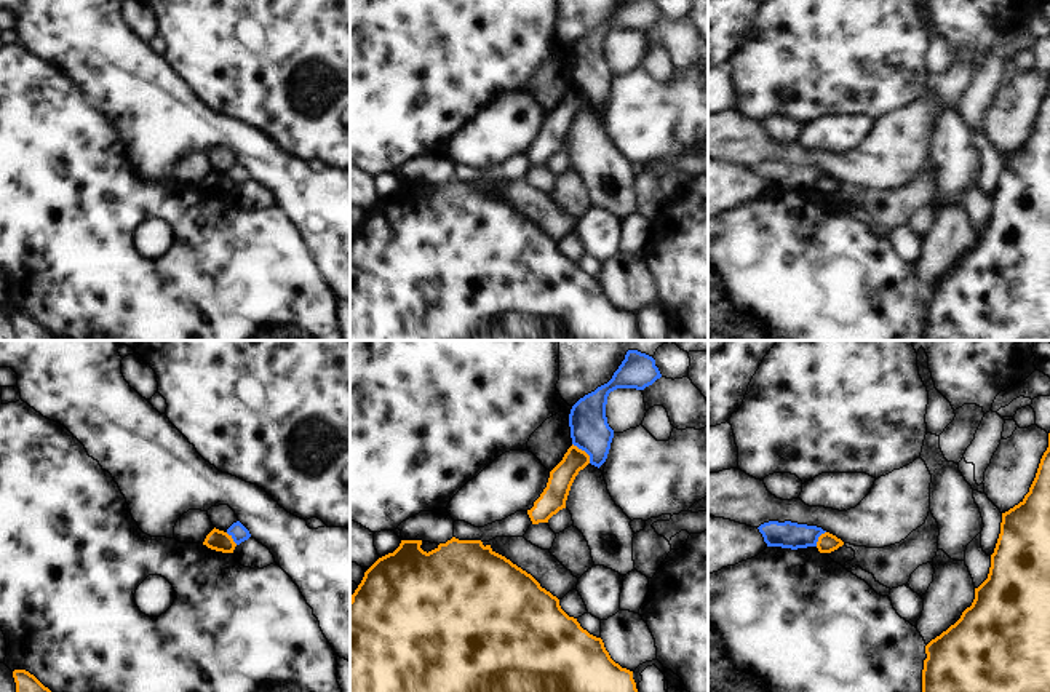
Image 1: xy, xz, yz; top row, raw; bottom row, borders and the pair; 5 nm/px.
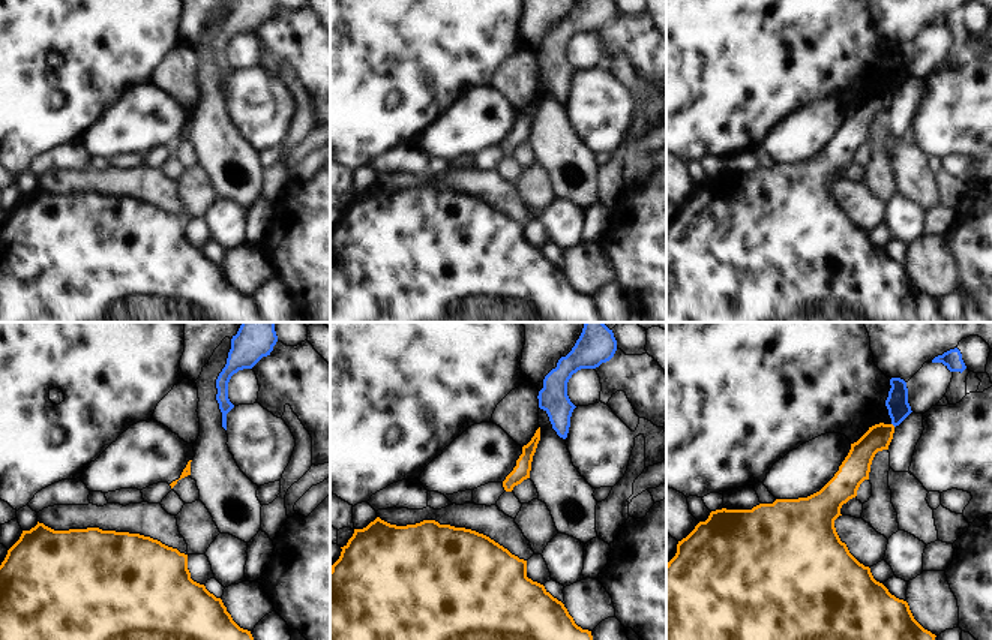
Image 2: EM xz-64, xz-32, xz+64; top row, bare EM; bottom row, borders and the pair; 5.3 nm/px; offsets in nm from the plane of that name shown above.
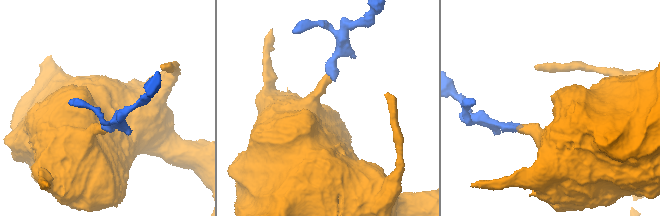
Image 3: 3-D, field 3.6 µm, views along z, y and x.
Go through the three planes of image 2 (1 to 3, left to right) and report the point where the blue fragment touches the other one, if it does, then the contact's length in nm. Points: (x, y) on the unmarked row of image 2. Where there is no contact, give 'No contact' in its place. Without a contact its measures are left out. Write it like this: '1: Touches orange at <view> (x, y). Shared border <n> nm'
1: No contact
2: No contact
3: No contact

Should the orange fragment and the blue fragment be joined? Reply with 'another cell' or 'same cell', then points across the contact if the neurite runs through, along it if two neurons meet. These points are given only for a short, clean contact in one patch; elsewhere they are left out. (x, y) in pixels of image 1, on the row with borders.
another cell; border xz (572, 443), (588, 456), (590, 462)

